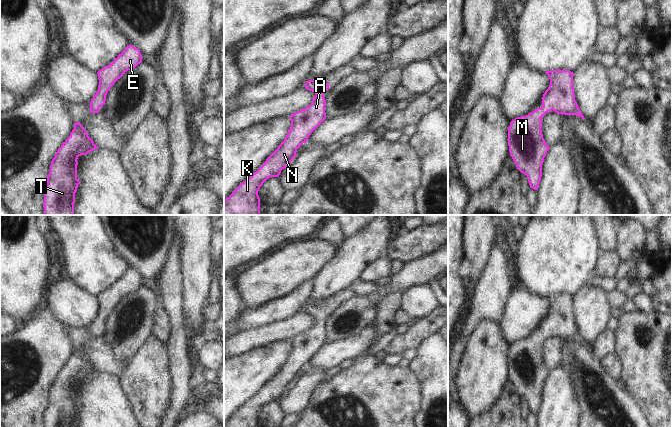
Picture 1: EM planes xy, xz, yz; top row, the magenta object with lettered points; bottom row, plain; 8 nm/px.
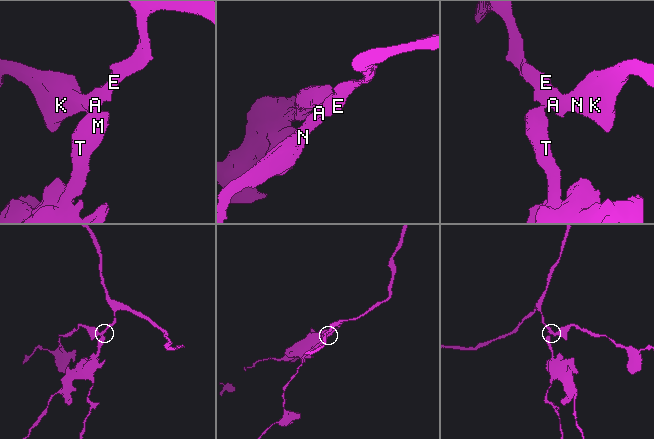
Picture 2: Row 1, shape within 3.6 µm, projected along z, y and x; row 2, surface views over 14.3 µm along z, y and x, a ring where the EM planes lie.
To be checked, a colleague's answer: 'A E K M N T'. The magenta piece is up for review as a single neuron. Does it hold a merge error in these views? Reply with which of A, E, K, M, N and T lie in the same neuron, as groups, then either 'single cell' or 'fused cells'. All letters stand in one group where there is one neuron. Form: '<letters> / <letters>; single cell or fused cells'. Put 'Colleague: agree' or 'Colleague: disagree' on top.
Colleague: agree
A E K M N T; single cell

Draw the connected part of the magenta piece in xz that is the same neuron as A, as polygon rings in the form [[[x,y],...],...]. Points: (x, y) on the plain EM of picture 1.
[[[308,304],[305,306],[305,313],[315,317],[312,327],[290,339],[291,351],[284,365],[255,397],[224,424],[224,427],[260,427],[258,415],[263,407],[270,401],[280,399],[281,394],[296,381],[297,373],[307,366],[311,357],[326,343],[324,316],[329,313],[329,307],[321,308]]]

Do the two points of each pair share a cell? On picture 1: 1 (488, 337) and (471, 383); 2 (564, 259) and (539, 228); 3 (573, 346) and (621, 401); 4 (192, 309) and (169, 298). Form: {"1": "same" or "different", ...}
{"1": "same", "2": "same", "3": "same", "4": "different"}

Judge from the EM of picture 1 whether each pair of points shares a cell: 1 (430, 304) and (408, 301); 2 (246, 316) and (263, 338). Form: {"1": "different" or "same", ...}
{"1": "same", "2": "different"}

